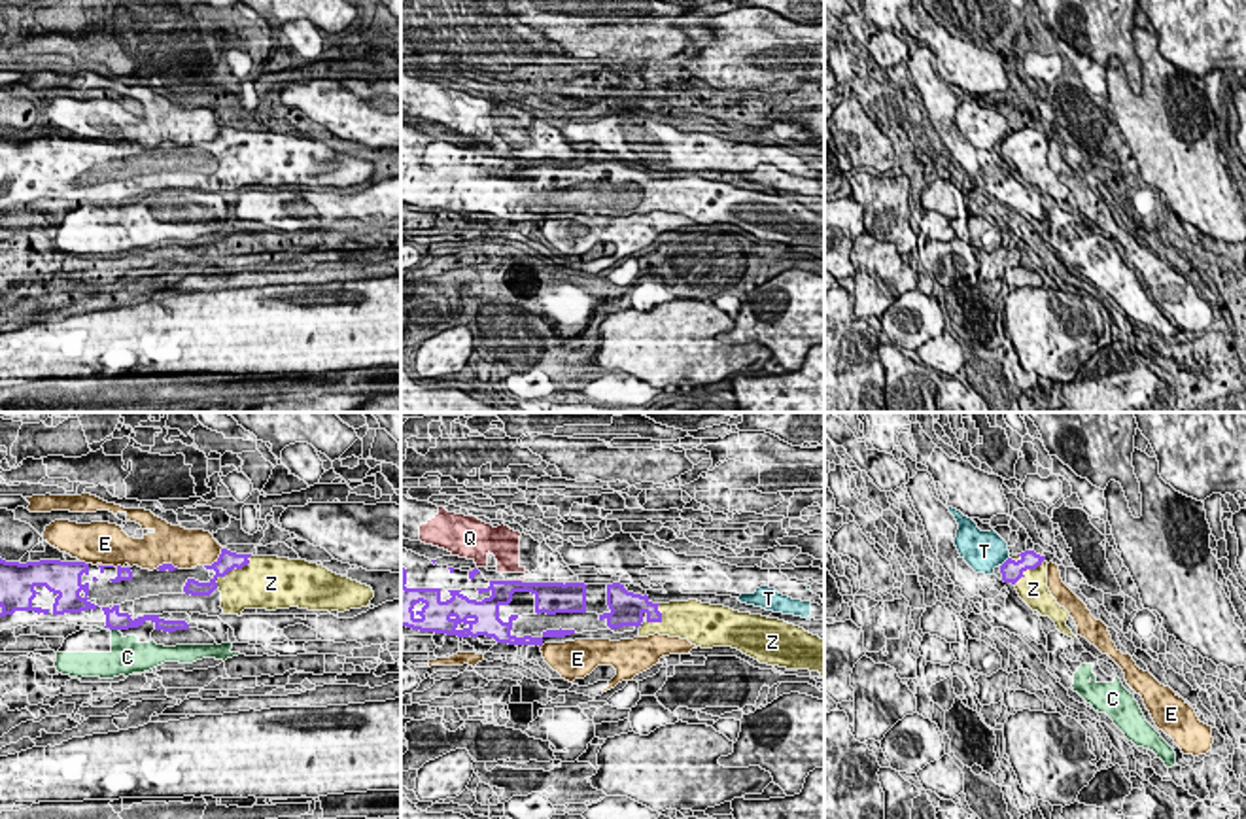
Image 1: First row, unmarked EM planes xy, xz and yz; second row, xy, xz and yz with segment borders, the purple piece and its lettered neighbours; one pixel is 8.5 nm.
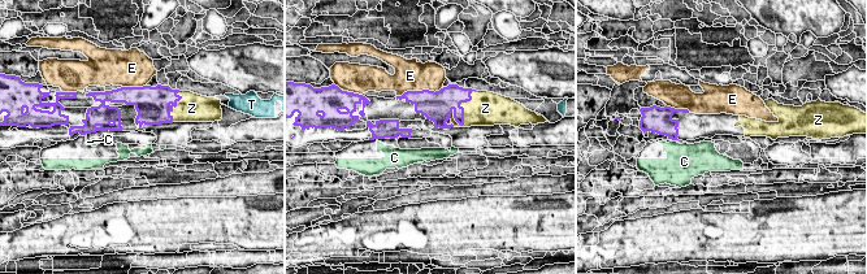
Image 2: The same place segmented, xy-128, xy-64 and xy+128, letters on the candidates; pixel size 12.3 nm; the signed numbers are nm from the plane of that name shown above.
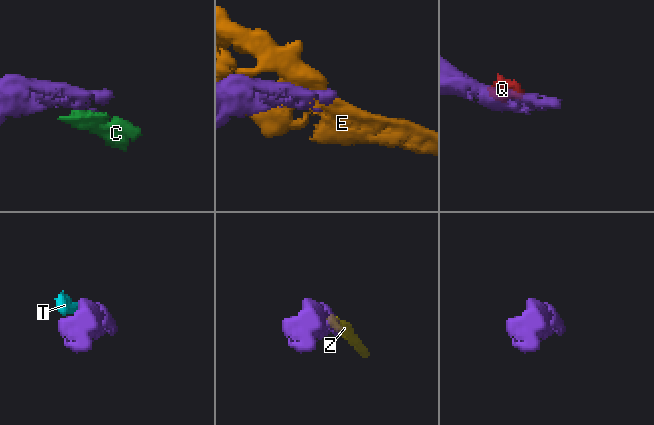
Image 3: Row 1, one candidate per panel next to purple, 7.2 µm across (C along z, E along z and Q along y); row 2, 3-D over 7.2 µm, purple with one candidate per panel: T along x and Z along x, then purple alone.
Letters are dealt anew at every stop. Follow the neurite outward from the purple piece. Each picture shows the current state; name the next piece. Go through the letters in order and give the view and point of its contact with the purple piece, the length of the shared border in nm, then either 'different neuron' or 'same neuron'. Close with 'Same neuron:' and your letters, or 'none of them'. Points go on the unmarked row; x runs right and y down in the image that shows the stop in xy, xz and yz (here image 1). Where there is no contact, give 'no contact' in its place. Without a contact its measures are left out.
C: meets purple in xy at (112, 205); contact 130 nm long; different neuron
E: meets purple in xy at (218, 135); contact 240 nm long; different neuron
Q: meets purple in xz at (511, 157); contact 80 nm long; different neuron
T: meets purple in yz at (1004, 139); contact 120 nm long; different neuron
Z: meets purple in xy at (231, 146); contact 420 nm long; same neuron
Same neuron: Z

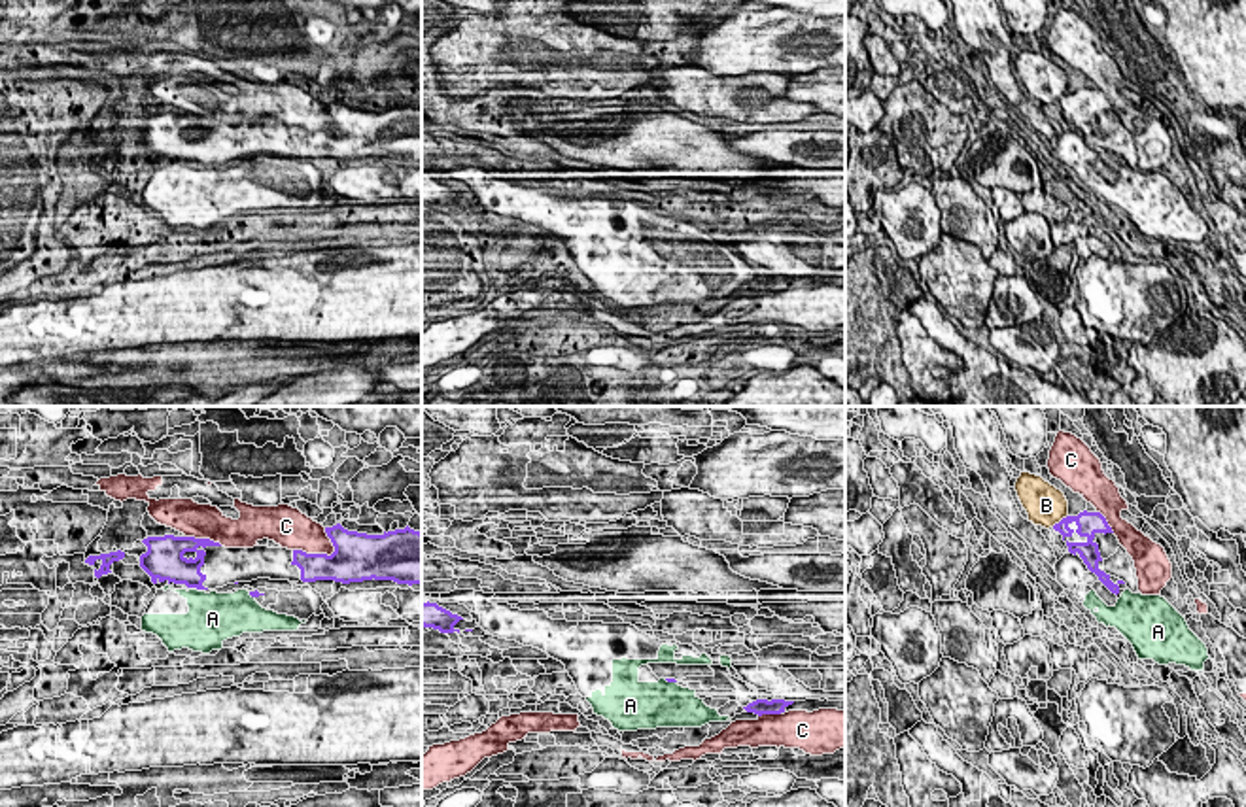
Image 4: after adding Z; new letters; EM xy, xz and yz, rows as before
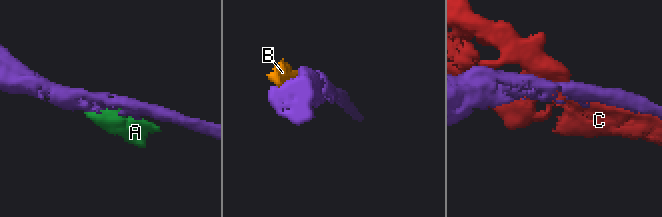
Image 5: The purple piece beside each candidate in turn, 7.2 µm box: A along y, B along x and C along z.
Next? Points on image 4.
A: meets purple in xz at (670, 257); contact 120 nm long; different neuron
B: meets purple in yz at (1061, 97); contact 180 nm long; different neuron
C: meets purple in xy at (314, 131); contact 360 nm long; different neuron
Same neuron: none of them

